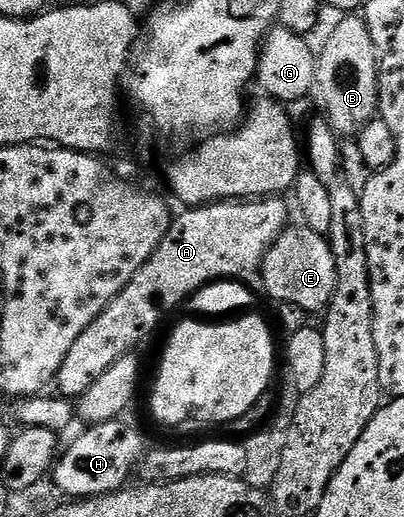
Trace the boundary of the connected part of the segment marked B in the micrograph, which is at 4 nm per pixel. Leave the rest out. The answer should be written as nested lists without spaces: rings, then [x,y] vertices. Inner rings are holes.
[[[343,16],[336,31],[329,36],[322,49],[317,50],[317,92],[322,92],[326,104],[325,116],[340,135],[358,134],[361,129],[379,116],[378,111],[378,56],[372,35],[366,26],[365,16]]]

